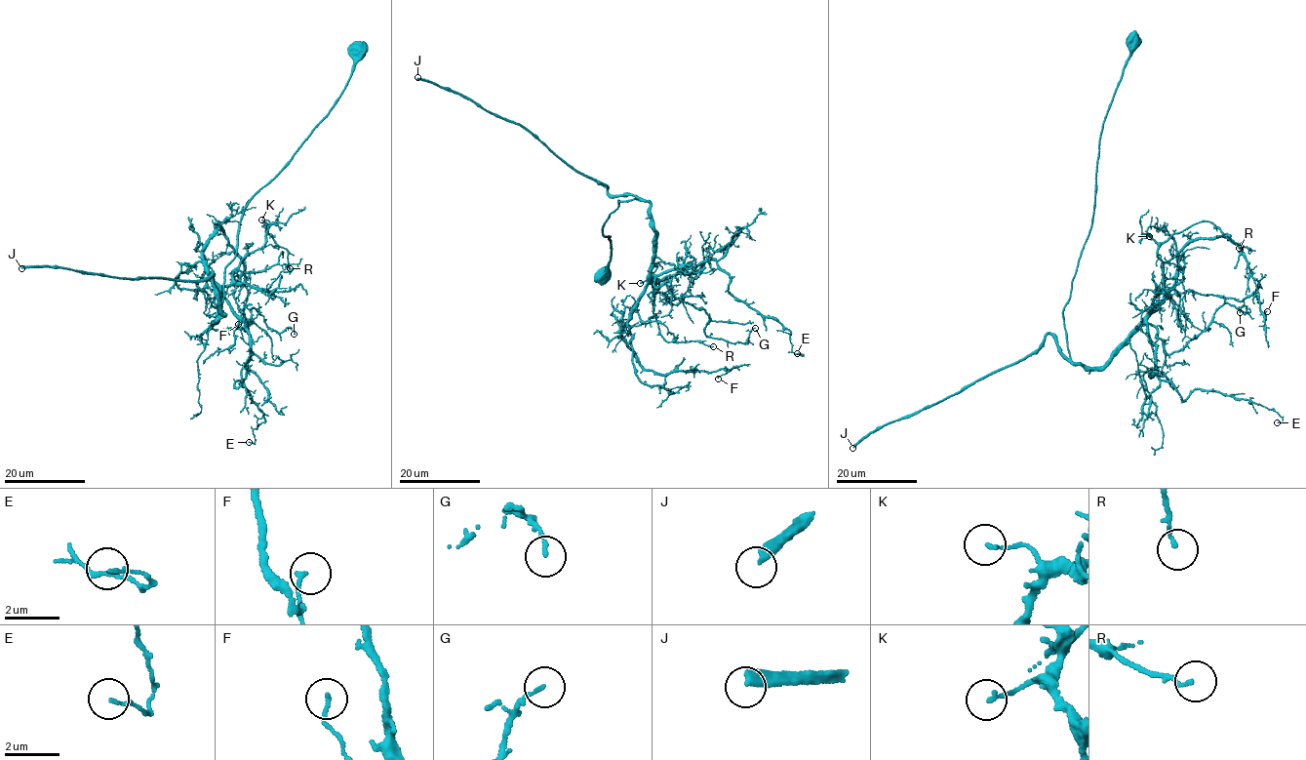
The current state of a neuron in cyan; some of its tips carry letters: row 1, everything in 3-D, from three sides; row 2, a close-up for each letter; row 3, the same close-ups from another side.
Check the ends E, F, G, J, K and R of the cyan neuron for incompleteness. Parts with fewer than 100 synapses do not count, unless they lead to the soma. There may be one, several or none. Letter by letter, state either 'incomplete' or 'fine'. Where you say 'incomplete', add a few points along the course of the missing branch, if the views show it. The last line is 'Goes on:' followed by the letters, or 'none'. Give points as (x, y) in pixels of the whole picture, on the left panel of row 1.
E: fine
F: fine
G: fine
J: incomplete
K: fine
R: fine
Goes on: J

